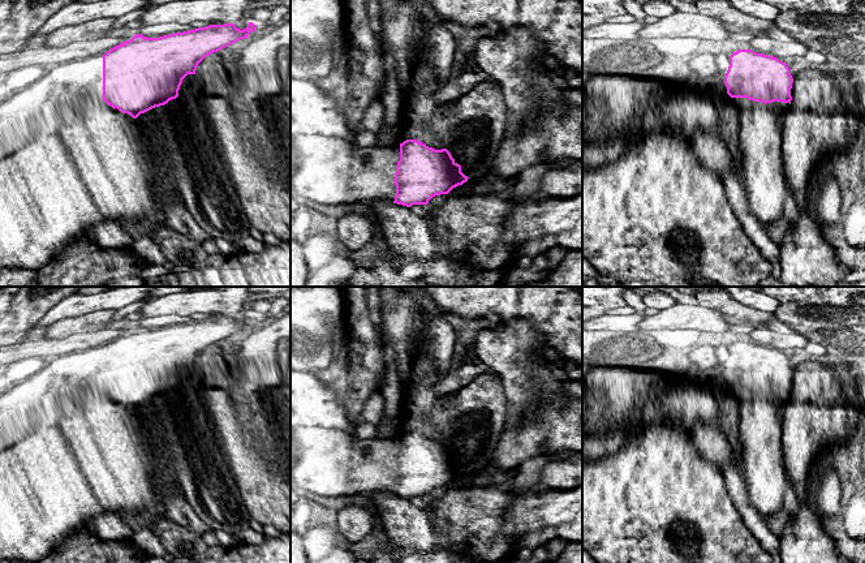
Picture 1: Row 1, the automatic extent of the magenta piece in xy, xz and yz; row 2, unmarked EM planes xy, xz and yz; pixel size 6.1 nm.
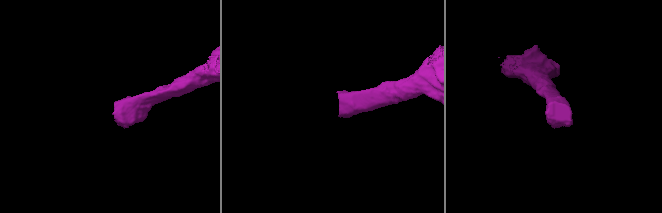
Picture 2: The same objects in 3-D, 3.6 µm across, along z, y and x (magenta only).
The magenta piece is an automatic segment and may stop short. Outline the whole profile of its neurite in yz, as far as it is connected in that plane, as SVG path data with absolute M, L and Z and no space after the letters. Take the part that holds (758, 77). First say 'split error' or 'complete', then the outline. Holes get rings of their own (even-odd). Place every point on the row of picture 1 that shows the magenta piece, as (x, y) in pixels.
split error | M739 50L730 56L724 85L731 98L741 98L740 142L745 143L745 193L748 206L767 225L783 218L787 190L786 169L779 162L784 112L771 109L773 102L789 103L793 78L786 63L774 56Z

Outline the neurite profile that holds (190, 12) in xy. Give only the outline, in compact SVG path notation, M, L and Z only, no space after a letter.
M180 0L163 4L164 22L185 25L236 23L248 20L253 0Z

